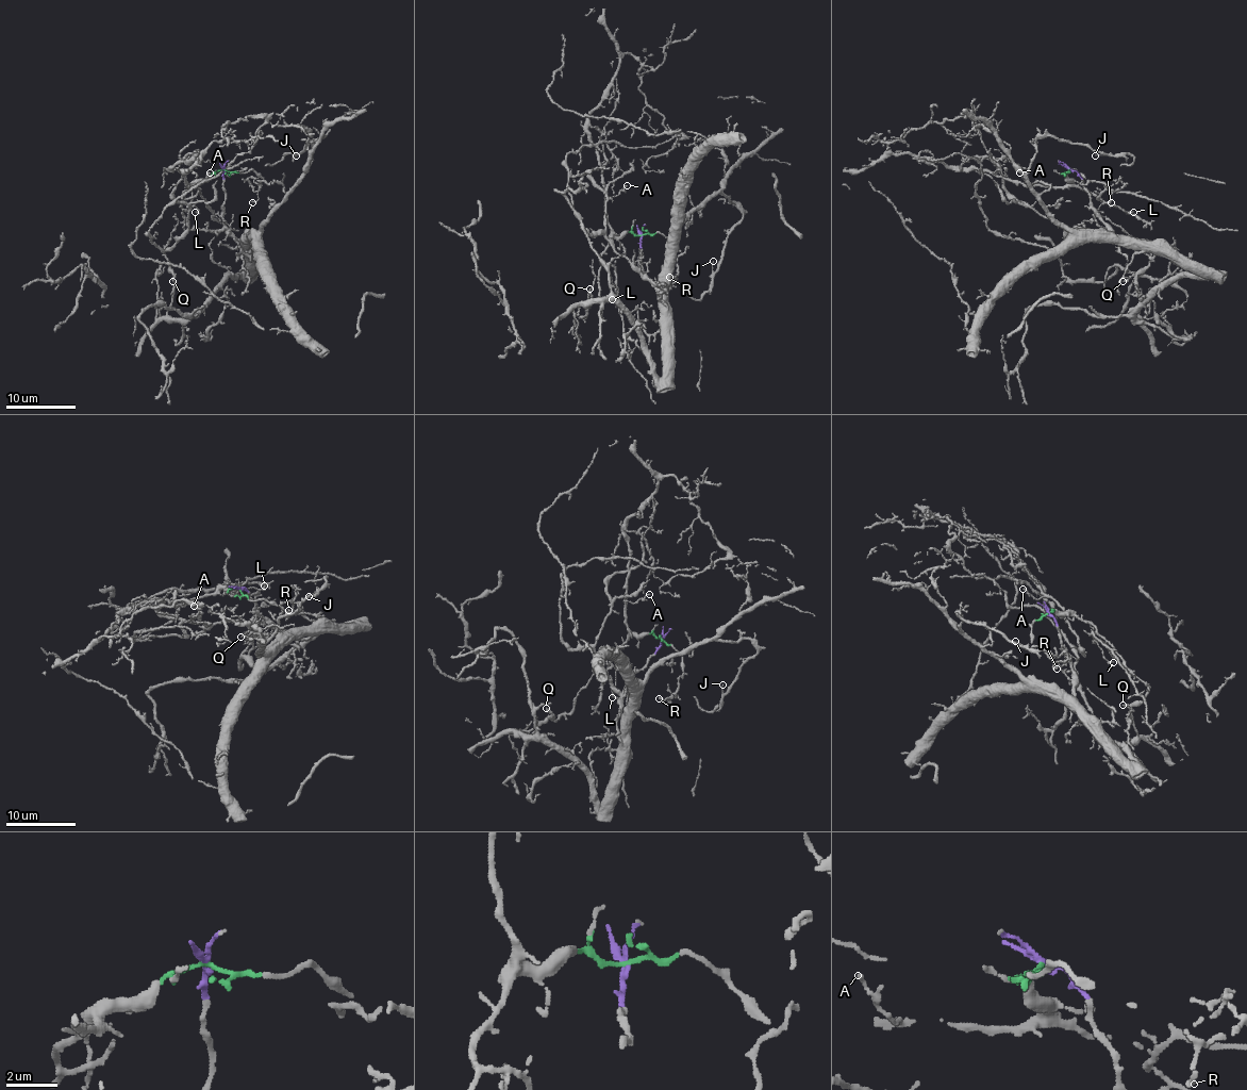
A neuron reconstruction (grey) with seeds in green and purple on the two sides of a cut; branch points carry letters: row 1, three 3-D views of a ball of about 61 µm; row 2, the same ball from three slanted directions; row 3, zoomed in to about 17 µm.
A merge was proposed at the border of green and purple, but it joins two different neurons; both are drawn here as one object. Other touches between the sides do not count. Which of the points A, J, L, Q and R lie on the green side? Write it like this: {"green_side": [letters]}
{"green_side": ["A", "L", "R"]}

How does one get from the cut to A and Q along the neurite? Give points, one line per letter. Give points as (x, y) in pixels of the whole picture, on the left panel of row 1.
A: (225, 169), (198, 180), (193, 186), (187, 185), (200, 185), (210, 172)
Q: (225, 169), (225, 225), (245, 246), (247, 268), (184, 317), (170, 317), (167, 309), (171, 281)

